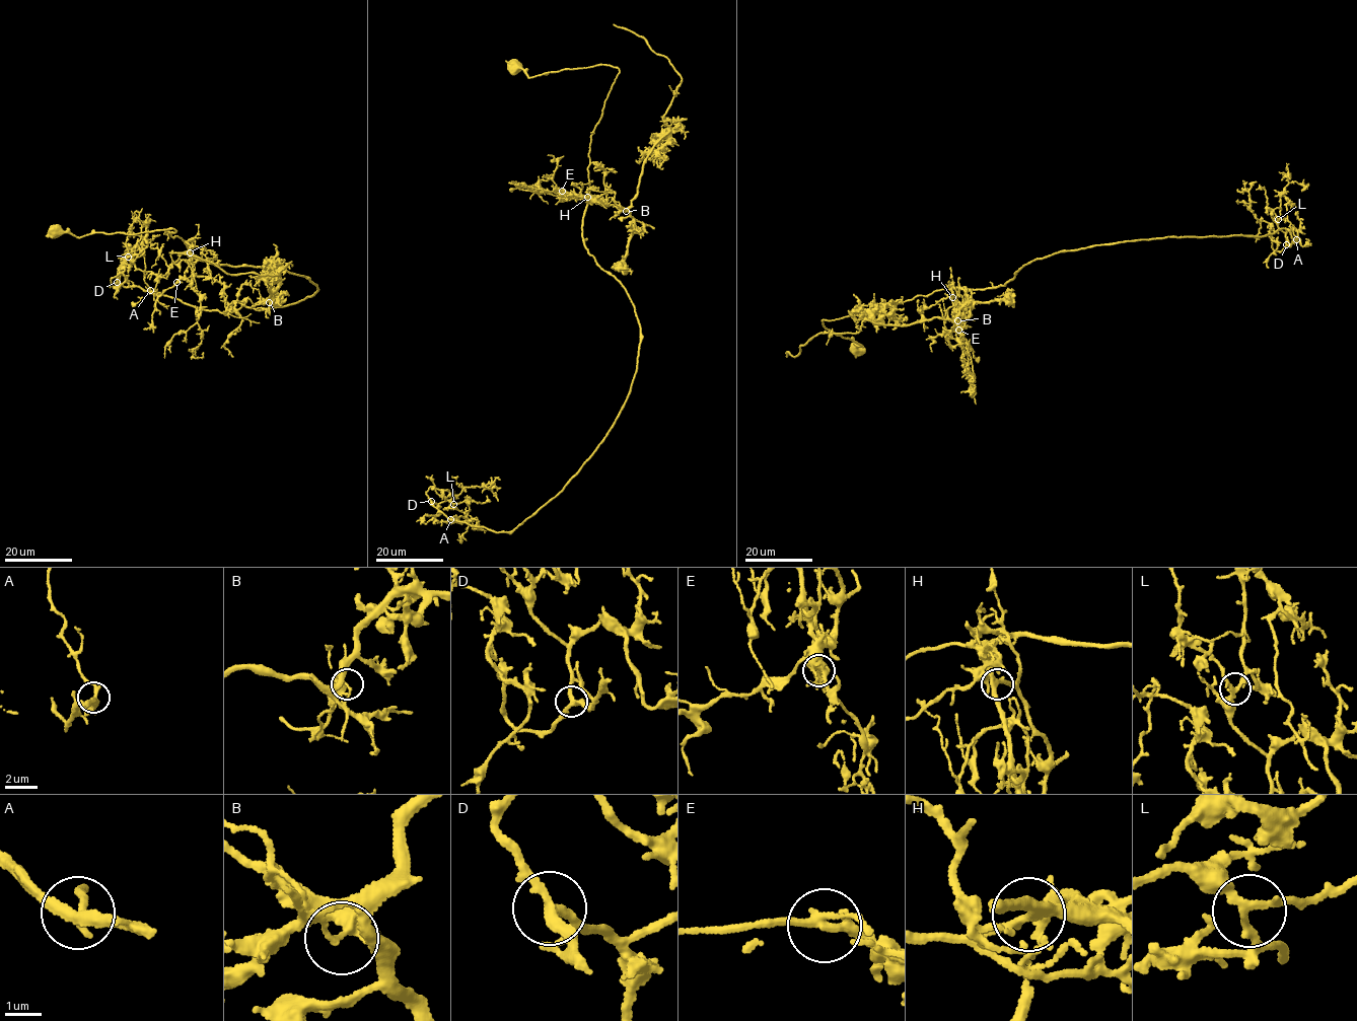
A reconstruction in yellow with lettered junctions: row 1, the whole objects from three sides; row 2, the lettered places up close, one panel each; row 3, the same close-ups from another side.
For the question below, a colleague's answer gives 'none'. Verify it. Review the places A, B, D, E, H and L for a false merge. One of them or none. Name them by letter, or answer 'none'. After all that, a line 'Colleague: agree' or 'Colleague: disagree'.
B
Colleague: disagree

